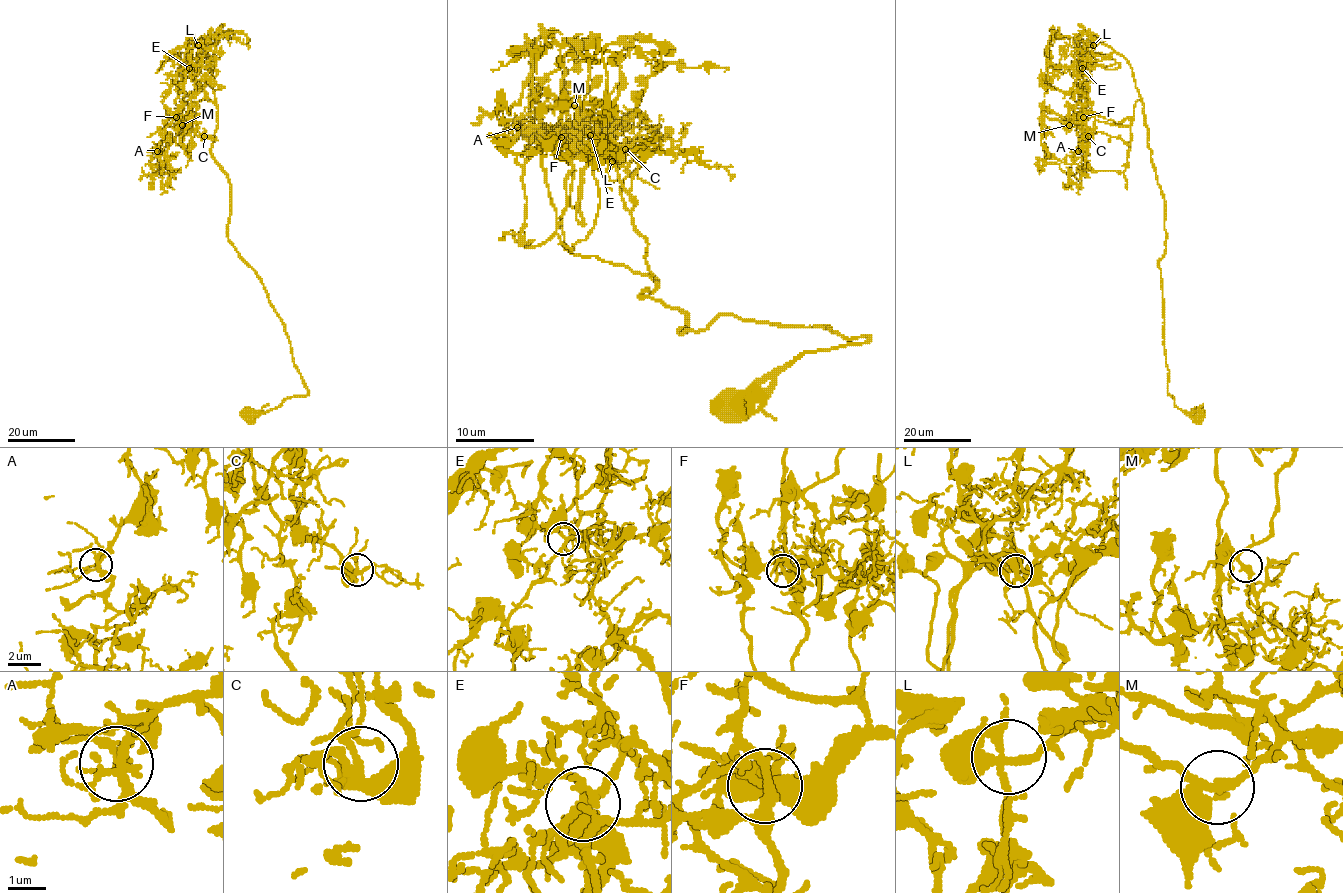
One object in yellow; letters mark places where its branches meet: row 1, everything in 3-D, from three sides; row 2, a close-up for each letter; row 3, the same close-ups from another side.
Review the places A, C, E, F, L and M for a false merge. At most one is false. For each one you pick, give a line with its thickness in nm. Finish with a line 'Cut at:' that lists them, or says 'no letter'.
Cut at: no letter

